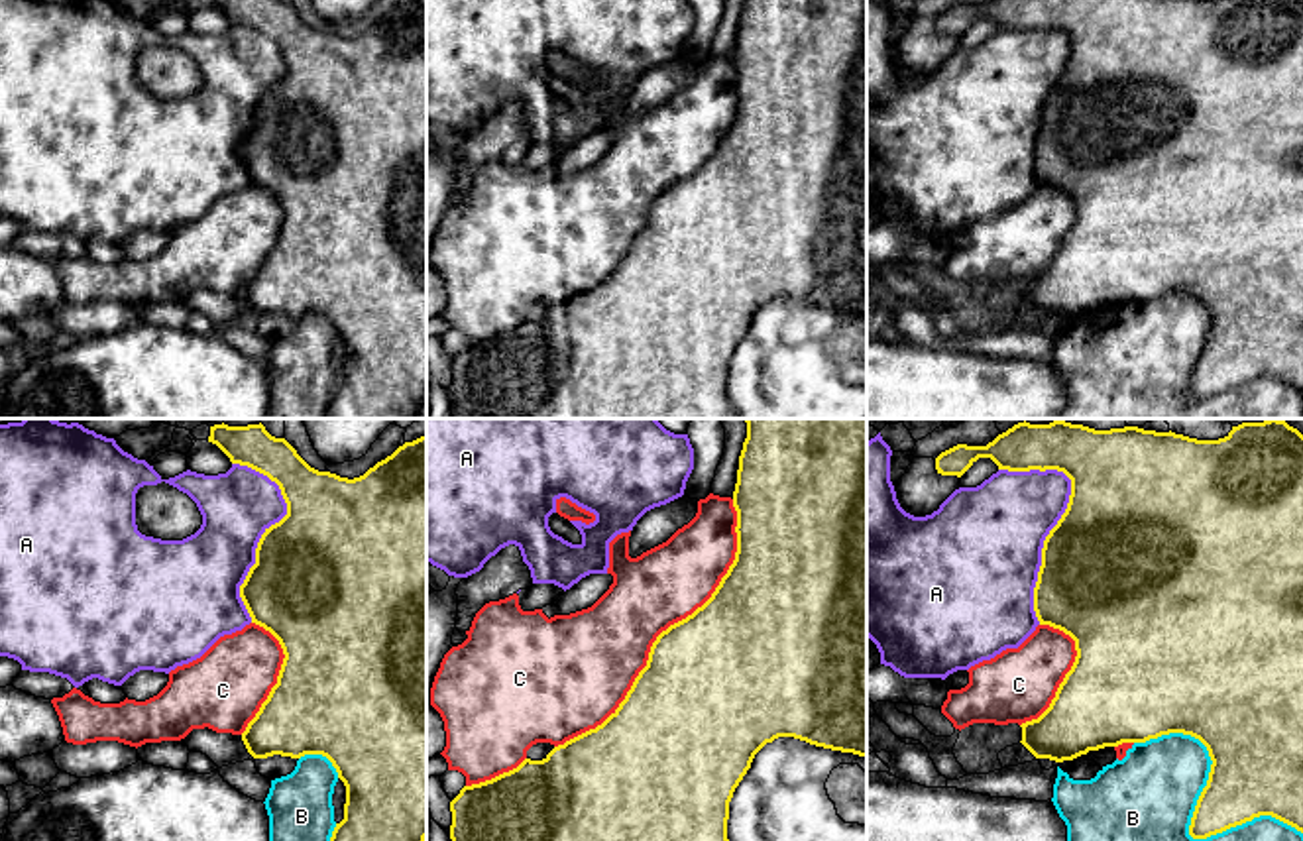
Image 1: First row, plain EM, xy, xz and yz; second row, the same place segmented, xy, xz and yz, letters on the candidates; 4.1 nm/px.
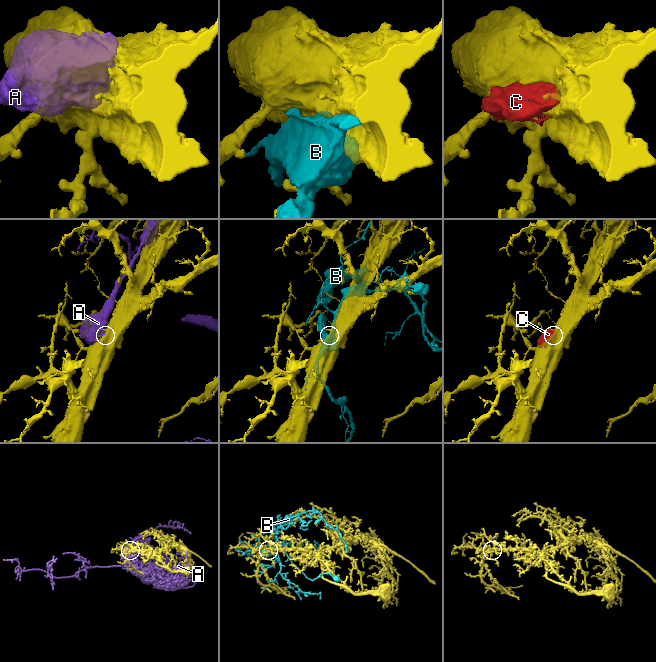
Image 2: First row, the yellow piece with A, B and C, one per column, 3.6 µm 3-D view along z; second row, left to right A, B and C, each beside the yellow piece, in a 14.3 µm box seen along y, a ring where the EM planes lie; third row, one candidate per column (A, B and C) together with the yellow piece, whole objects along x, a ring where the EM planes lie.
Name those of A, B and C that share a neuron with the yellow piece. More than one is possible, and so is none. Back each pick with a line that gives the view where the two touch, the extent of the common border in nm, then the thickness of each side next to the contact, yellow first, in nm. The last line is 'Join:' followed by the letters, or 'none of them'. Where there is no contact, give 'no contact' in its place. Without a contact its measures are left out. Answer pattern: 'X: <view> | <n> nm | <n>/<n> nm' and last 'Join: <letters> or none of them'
Join: none of them

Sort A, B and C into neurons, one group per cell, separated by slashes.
A / B C

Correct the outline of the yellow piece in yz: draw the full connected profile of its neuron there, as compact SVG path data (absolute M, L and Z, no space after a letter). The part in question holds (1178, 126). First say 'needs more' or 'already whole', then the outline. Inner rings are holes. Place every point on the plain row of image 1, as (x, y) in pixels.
already whole; M992 0L987 6L957 4L941 12L935 29L961 37L979 18L991 18L998 29L1057 29L1071 39L1067 69L1044 100L1034 171L1040 185L1059 189L1075 200L1077 216L1049 267L1020 285L1020 303L1036 318L1063 322L1122 303L1146 303L1169 293L1191 295L1207 307L1213 320L1191 377L1193 399L1207 399L1260 375L1272 375L1303 393L1303 0Z

